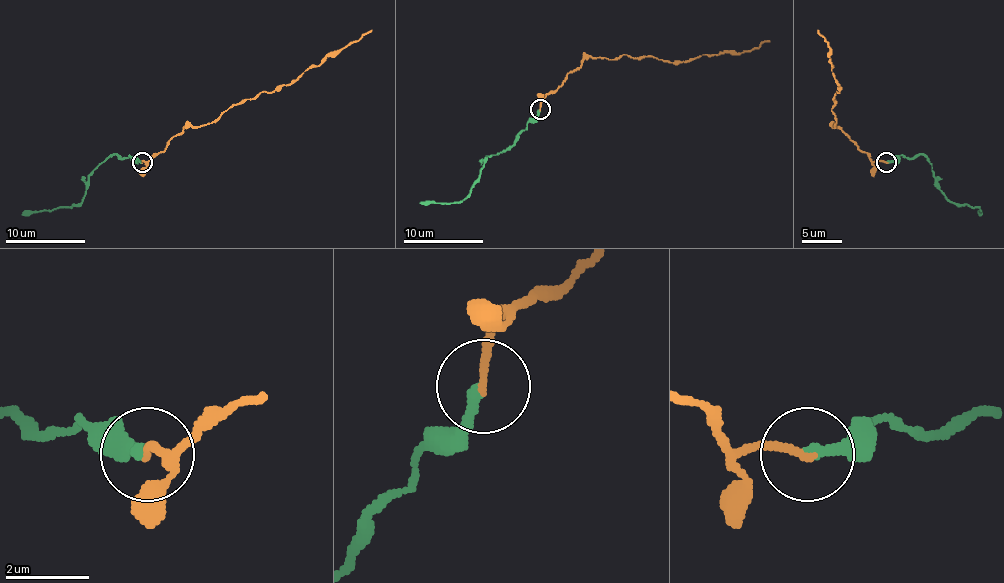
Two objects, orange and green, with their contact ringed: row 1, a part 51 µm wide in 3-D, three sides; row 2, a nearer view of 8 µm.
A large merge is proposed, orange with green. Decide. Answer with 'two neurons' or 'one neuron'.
two neurons

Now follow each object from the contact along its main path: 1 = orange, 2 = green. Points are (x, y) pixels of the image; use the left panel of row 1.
1: (142, 162), (156, 156), (190, 126), (207, 126), (263, 91), (291, 85), (307, 69), (371, 29)
2: (142, 162), (114, 154), (92, 172), (80, 202), (22, 216)

